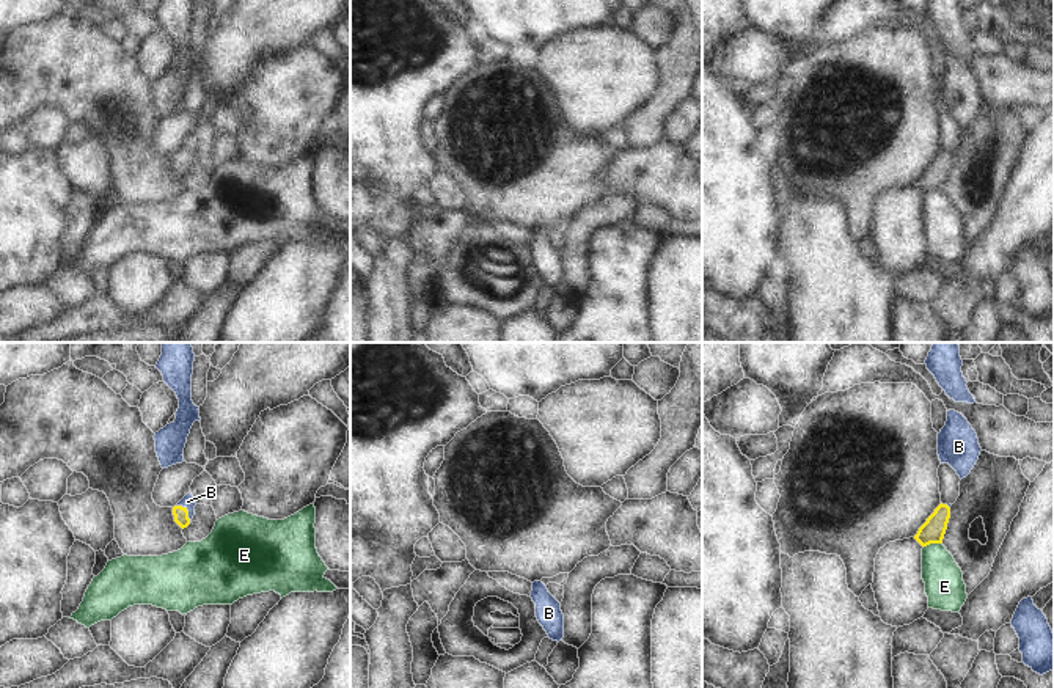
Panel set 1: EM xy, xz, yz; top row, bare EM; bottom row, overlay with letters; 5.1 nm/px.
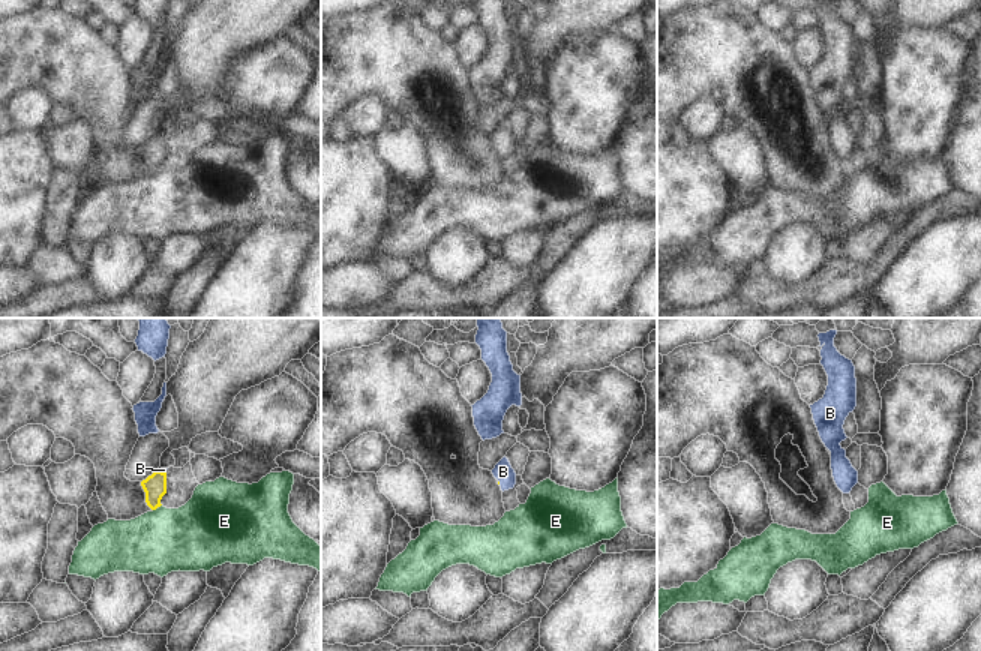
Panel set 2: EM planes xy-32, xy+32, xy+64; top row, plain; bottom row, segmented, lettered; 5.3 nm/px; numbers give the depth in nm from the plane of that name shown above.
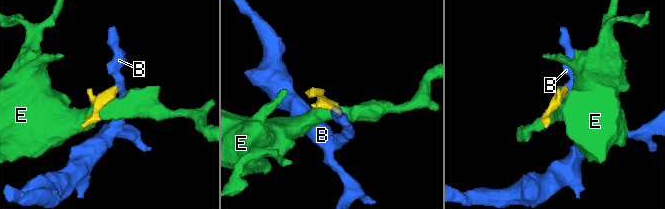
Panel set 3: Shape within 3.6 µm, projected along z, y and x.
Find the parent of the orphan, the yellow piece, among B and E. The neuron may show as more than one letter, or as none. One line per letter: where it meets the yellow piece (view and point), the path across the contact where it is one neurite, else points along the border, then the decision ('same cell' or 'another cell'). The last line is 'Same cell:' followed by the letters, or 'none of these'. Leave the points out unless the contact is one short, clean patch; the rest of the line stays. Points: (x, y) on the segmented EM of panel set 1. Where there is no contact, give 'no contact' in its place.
B: meets yellow in xy at (187, 512); runs through xy (181, 514), (187, 512), (187, 501); same cell
E: meets yellow in yz at (932, 542); border along yz (941, 542), (932, 542), (924, 547); another cell
Same cell: B

